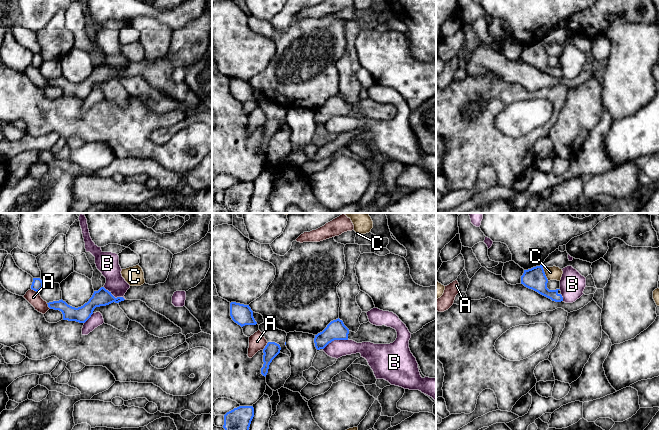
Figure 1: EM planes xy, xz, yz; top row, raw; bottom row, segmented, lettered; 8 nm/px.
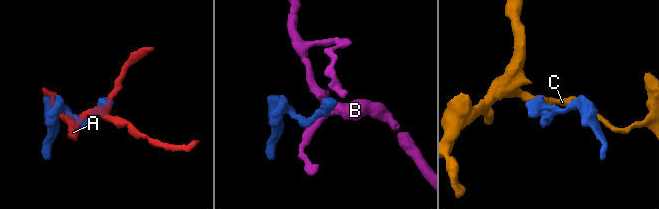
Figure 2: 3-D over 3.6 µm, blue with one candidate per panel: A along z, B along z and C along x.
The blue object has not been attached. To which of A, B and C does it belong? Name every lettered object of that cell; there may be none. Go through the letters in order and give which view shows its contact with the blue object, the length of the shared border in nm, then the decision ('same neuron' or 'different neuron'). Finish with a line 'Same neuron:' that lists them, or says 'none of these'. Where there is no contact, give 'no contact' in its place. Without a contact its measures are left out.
A: contact in xz; length 80 nm; different neuron
B: contact in xz; length 220 nm; different neuron
C: contact in yz; length 120 nm; different neuron
Same neuron: none of these

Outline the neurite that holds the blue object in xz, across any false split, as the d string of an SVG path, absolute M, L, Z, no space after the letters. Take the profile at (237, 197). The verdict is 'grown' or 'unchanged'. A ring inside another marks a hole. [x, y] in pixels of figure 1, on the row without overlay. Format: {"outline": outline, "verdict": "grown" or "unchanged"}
{"outline": "M239 182L224 191L223 204L231 213L248 213L253 193L253 182Z", "verdict": "unchanged"}

